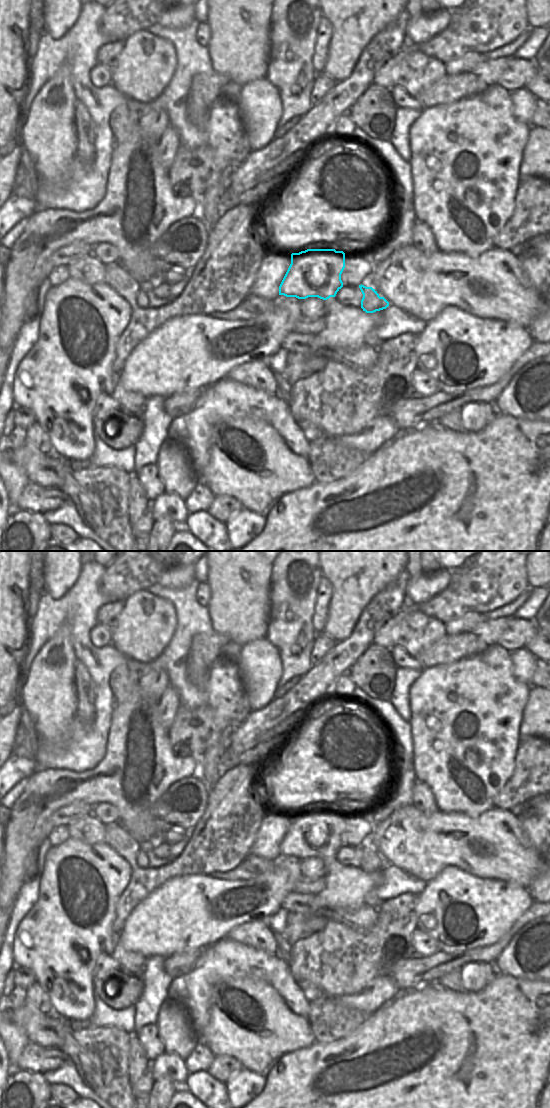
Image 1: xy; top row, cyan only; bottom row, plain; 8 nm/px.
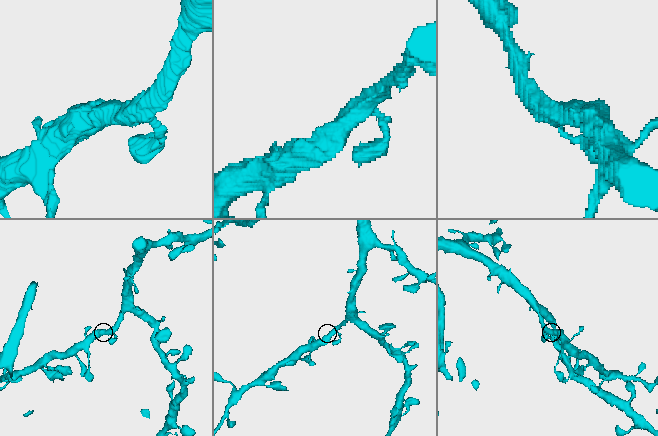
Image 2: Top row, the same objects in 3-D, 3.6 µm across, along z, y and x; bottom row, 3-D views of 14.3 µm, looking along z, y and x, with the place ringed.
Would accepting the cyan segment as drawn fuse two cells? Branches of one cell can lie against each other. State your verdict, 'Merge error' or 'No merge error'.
No merge error.

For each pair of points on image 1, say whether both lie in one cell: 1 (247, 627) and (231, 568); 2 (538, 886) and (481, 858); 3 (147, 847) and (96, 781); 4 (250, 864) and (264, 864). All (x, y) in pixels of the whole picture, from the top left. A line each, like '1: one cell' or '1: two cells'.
1: one cell
2: two cells
3: two cells
4: one cell

